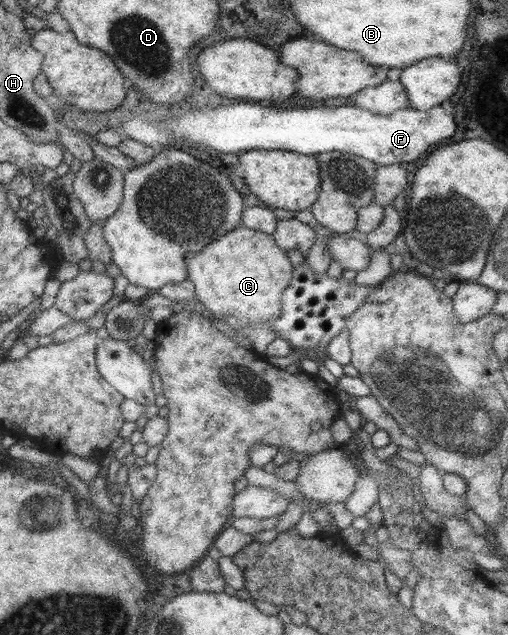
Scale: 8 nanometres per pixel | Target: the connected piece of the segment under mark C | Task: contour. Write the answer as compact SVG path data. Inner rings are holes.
M243 225L221 235L217 240L207 244L201 252L189 252L185 256L188 267L188 279L195 285L197 299L232 328L241 331L243 327L257 327L271 323L275 316L281 316L281 296L292 279L294 267L287 252L277 245L272 234L258 232Z

